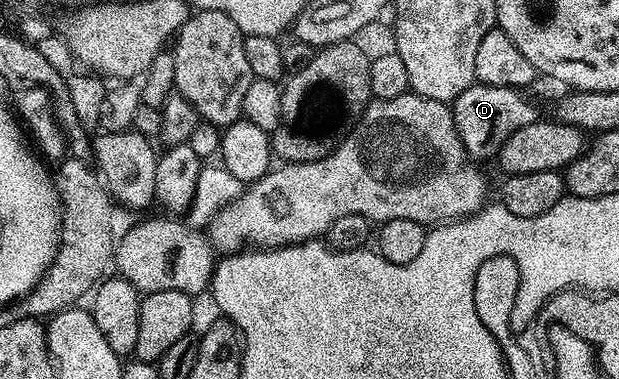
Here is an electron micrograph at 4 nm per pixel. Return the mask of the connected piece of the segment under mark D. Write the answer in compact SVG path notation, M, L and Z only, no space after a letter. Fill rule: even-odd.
M470 85L451 105L453 123L459 132L461 143L465 147L468 158L494 158L499 148L521 127L529 127L529 123L537 120L535 105L527 98L526 92L509 87L493 87L492 85Z

